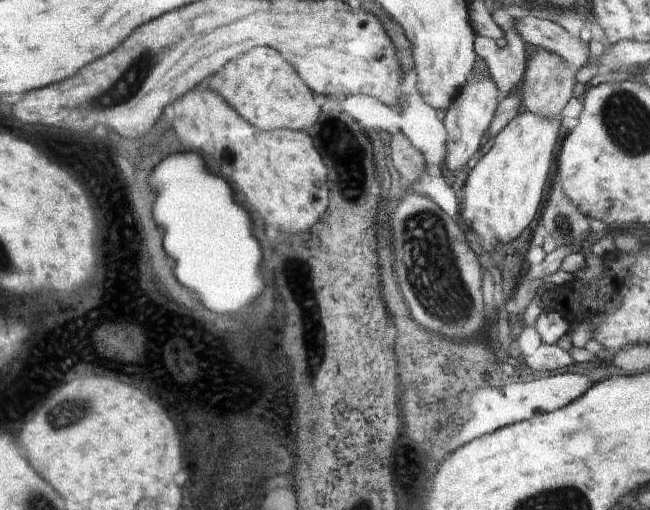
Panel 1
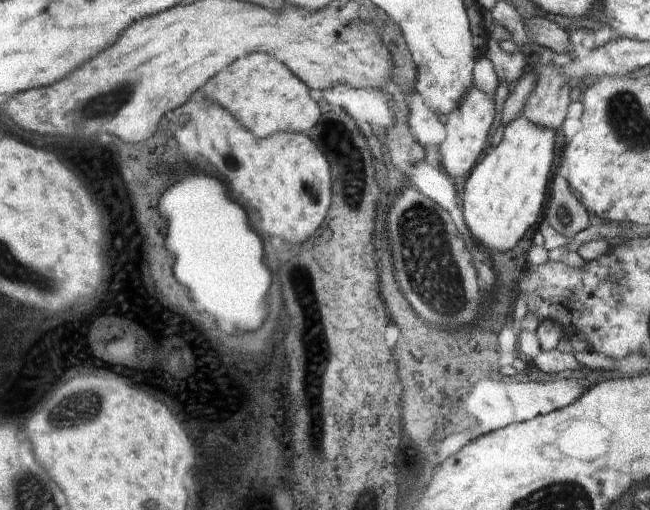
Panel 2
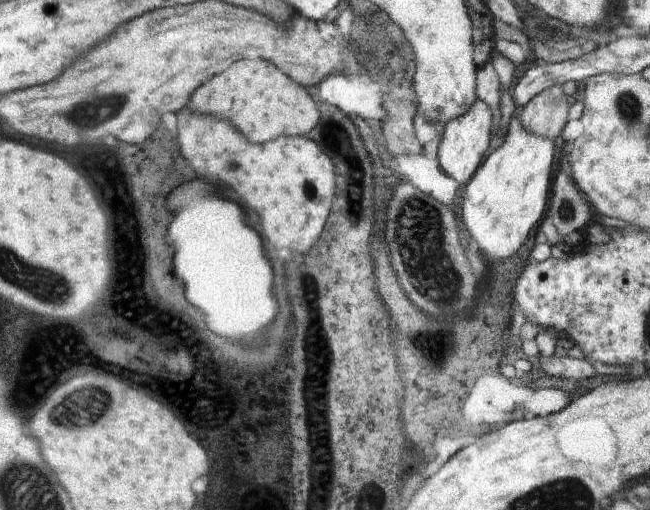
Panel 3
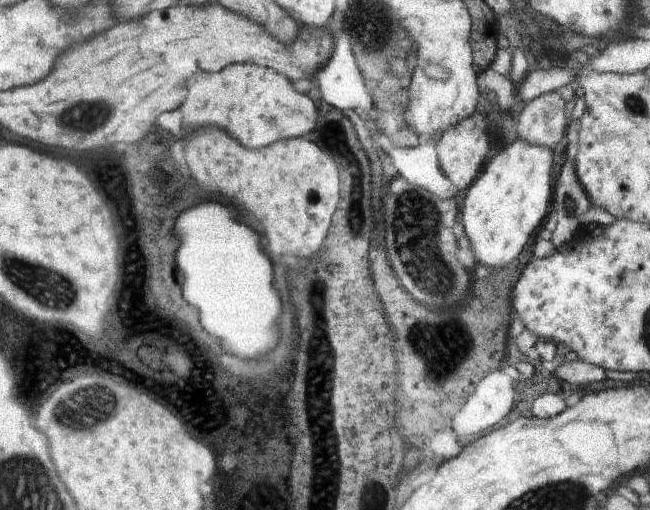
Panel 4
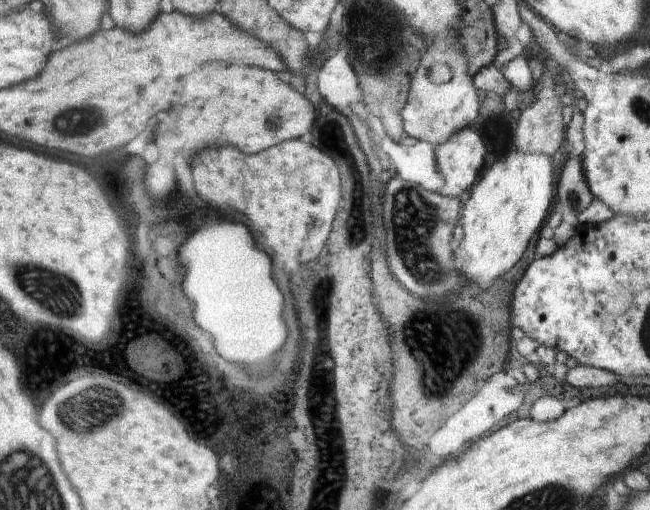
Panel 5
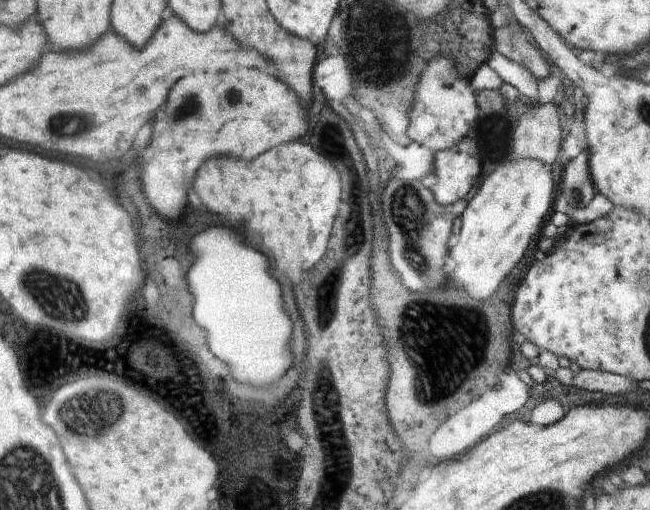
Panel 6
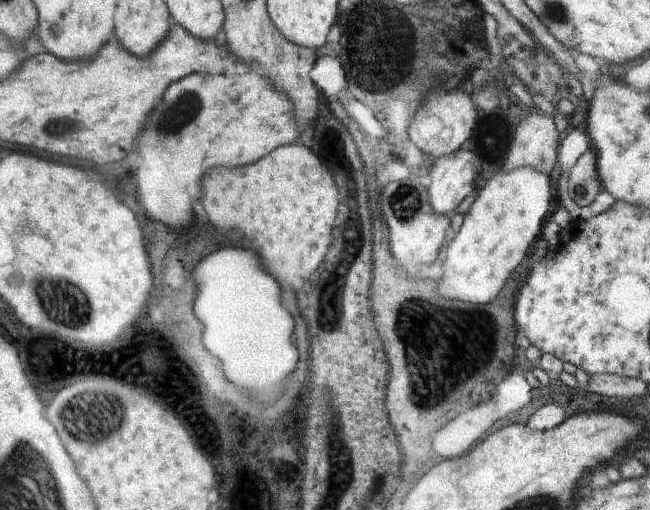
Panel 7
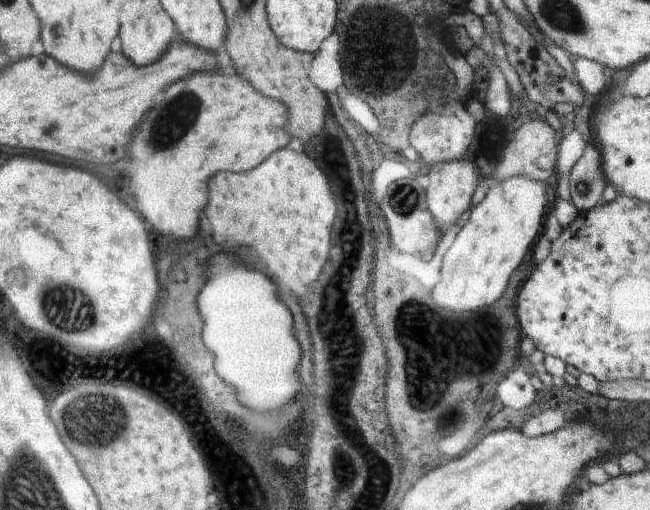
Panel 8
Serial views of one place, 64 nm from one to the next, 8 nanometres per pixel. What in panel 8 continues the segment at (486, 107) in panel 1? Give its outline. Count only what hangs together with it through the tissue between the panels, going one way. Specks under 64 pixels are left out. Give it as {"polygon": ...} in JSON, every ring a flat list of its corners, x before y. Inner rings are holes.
{"polygon":[[462,157,454,161,439,162,439,164,434,164,425,169,428,172,428,178,430,178,430,184,425,189,427,207,442,233,456,225,456,220,468,209,472,194,478,186,480,173,478,173,477,167,474,162]]}

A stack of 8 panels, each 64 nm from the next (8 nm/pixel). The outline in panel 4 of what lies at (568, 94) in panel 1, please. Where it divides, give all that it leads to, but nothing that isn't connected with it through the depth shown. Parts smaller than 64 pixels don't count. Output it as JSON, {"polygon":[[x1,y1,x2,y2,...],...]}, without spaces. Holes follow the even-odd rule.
{"polygon":[[557,91,541,94,515,111,517,136,540,146,553,146,567,134,564,99]]}

